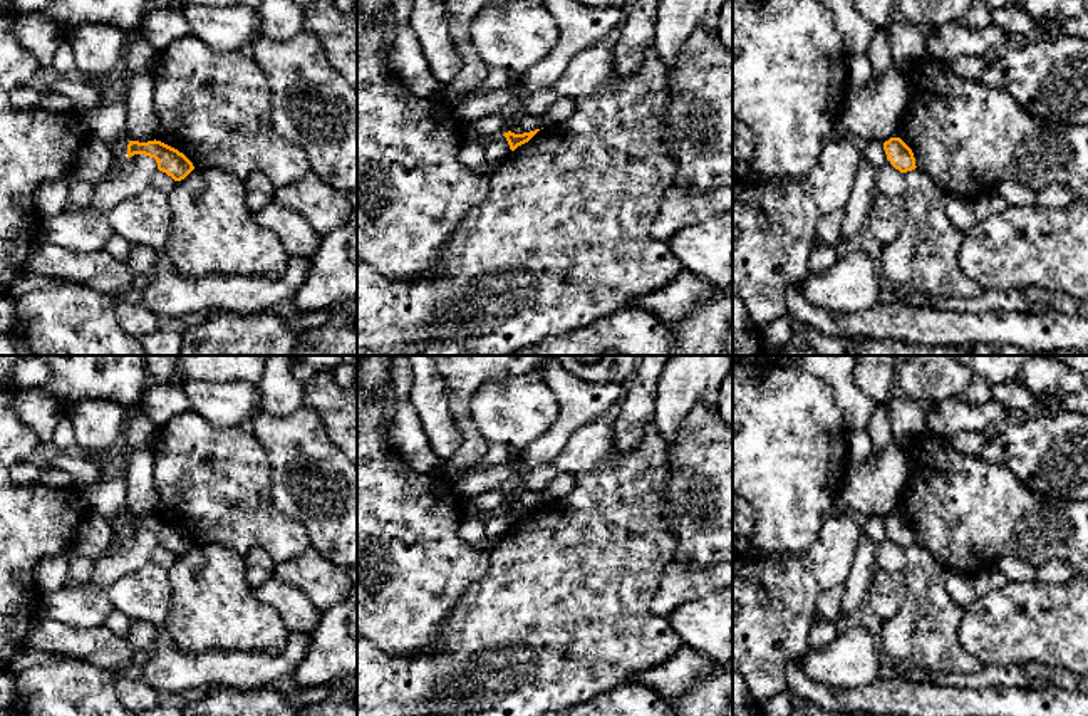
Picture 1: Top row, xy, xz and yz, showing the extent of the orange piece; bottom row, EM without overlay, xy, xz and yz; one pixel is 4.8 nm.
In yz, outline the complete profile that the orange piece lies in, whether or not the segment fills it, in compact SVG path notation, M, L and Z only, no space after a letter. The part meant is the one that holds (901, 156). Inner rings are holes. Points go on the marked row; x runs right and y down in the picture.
M890 137L885 141L883 149L890 164L900 173L917 168L912 149L900 137Z

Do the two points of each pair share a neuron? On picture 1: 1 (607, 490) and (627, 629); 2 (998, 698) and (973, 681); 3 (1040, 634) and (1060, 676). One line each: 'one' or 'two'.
1: one
2: two
3: two

